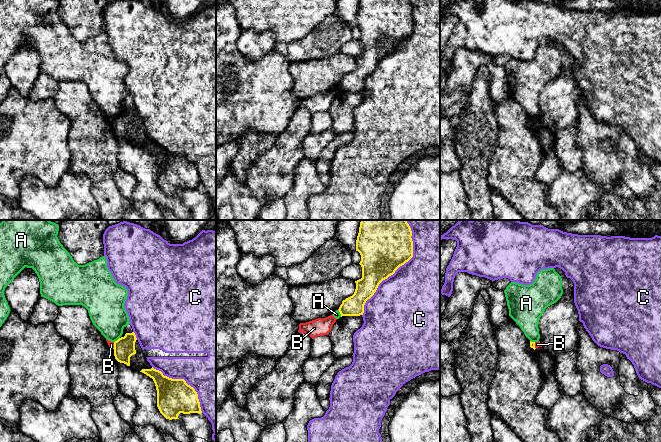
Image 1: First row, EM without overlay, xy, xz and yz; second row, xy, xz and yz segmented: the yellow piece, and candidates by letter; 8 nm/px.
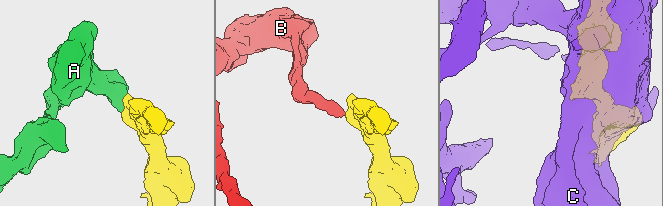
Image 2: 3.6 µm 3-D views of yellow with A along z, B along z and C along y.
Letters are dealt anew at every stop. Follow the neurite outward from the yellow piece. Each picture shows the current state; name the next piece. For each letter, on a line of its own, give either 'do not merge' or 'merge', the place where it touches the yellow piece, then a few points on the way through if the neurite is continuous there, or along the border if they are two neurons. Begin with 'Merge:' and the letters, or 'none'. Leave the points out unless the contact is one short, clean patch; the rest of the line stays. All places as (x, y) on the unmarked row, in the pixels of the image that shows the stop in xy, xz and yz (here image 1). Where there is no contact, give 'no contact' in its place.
Merge: none
A: do not merge; meets yellow in xy at (117, 116); border along xy (119, 113), (114, 118)
B: do not merge; meets yellow in xy at (114, 121); border along xy (114, 118), (113, 124)
C: do not merge; meets yellow in xz at (396, 45)

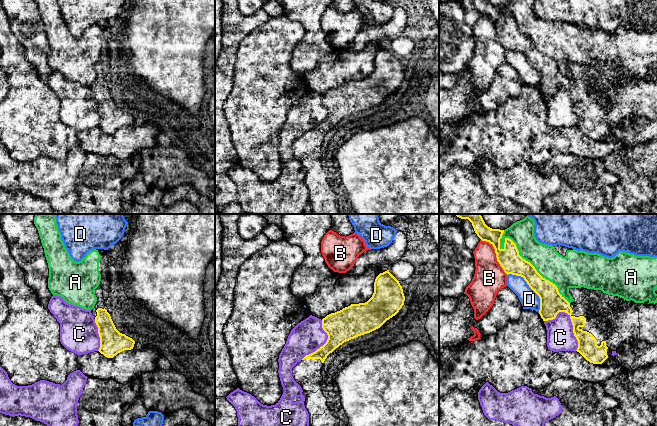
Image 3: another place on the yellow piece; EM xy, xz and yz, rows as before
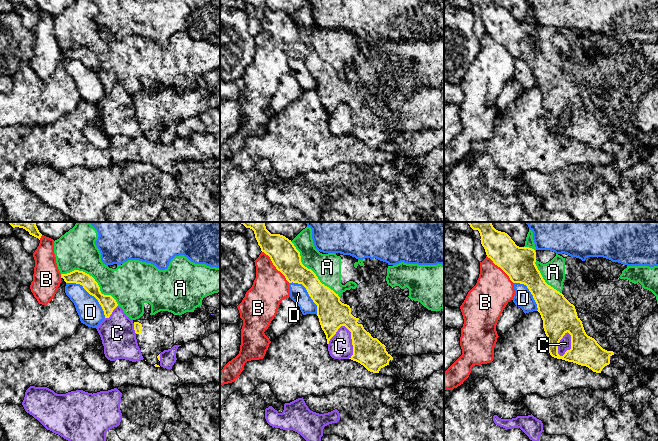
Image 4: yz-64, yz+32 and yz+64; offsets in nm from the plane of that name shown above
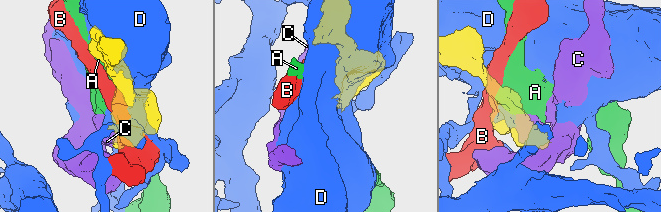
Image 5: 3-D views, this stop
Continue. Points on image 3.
Merge: none
A: do not merge; meets yellow in yz at (522, 34)
B: do not merge; meets yellow in yz at (496, 30); border along yz (481, 15), (492, 21), (496, 36), (507, 50)
C: do not merge; meets yellow in yz at (571, 96)
D: do not merge; meets yellow in yz at (530, 63)

